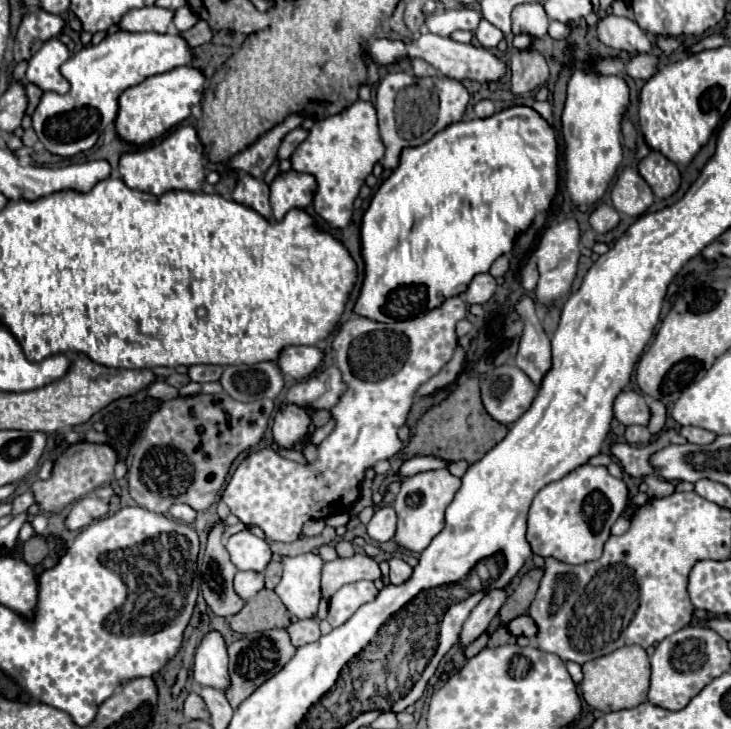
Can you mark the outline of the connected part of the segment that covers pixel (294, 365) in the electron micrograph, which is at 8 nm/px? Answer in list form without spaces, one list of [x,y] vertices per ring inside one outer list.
[[[286,347],[280,353],[278,367],[292,379],[310,377],[324,361],[324,351],[318,347]]]

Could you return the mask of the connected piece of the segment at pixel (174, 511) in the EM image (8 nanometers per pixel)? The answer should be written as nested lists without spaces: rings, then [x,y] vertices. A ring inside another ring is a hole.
[[[174,505],[174,507],[170,509],[170,515],[172,515],[174,519],[182,521],[182,523],[188,523],[188,525],[196,519],[196,511],[194,511],[192,507],[188,507],[188,505]]]

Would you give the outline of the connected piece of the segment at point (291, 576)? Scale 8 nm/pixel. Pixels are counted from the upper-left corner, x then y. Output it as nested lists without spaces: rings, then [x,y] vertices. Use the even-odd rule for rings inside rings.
[[[302,553],[296,557],[282,557],[282,565],[284,575],[274,591],[298,619],[314,617],[320,603],[320,569],[324,561],[320,555]]]

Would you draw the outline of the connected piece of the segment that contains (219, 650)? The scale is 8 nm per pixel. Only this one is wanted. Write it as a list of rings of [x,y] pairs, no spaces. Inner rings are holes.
[[[216,631],[202,639],[195,653],[194,681],[200,687],[214,687],[218,691],[226,691],[230,687],[226,645],[222,635]]]

